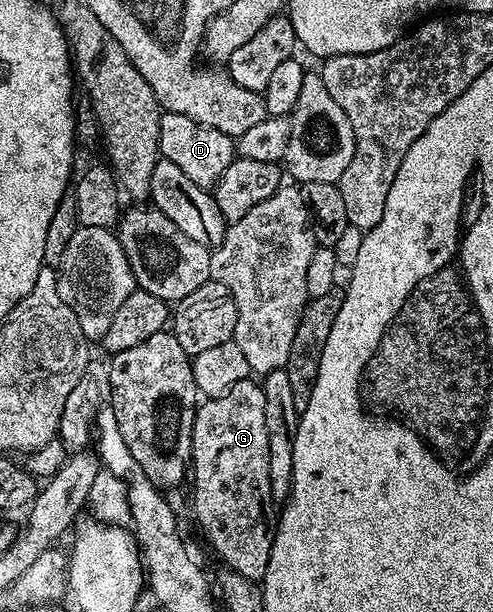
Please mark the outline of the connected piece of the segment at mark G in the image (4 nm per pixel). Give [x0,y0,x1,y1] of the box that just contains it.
[191,379,275,582]

